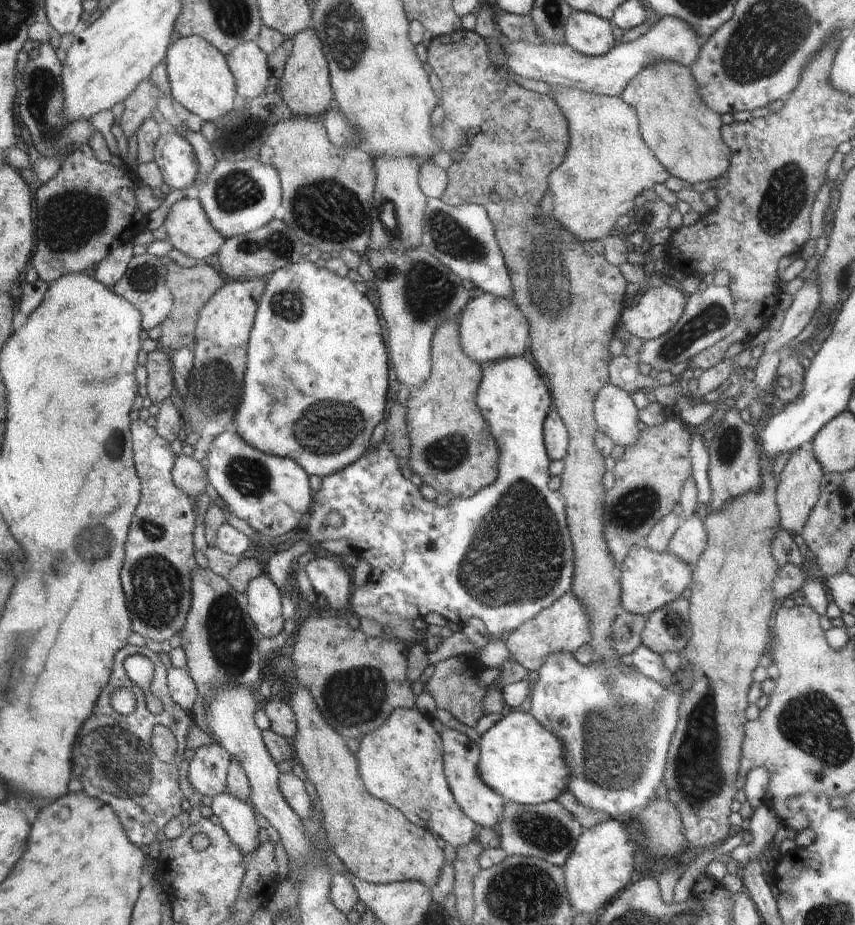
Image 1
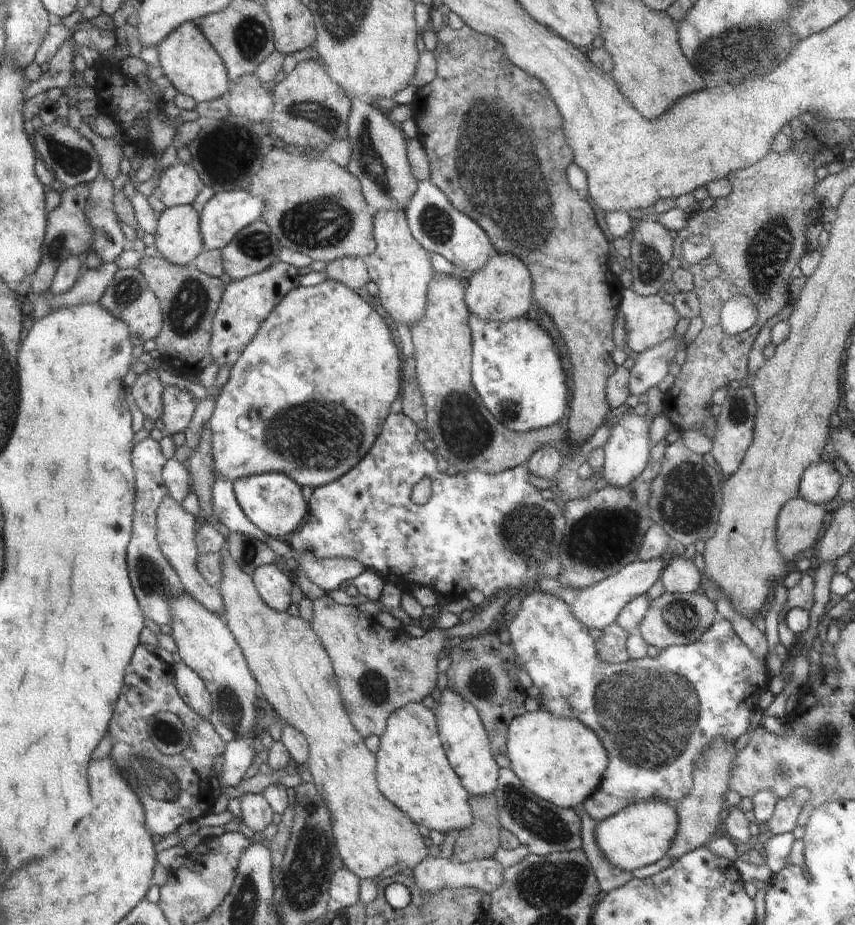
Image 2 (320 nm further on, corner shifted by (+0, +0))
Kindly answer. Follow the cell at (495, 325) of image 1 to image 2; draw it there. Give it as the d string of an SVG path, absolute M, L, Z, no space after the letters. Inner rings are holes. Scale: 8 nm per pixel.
M494 253L482 269L468 275L467 281L467 302L471 314L498 322L527 316L532 304L532 280L530 272L516 255Z

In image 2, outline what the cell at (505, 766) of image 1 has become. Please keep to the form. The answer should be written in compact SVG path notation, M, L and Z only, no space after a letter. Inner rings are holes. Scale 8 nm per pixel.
M541 708L514 718L508 728L507 754L512 770L528 790L536 797L565 809L577 809L601 786L601 780L609 763L602 741L596 733L580 719L561 717Z

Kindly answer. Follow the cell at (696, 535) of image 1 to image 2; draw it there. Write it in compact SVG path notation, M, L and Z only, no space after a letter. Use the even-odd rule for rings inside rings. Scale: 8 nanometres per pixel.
M685 557L676 558L662 574L666 593L693 593L701 590L701 574L694 562Z

